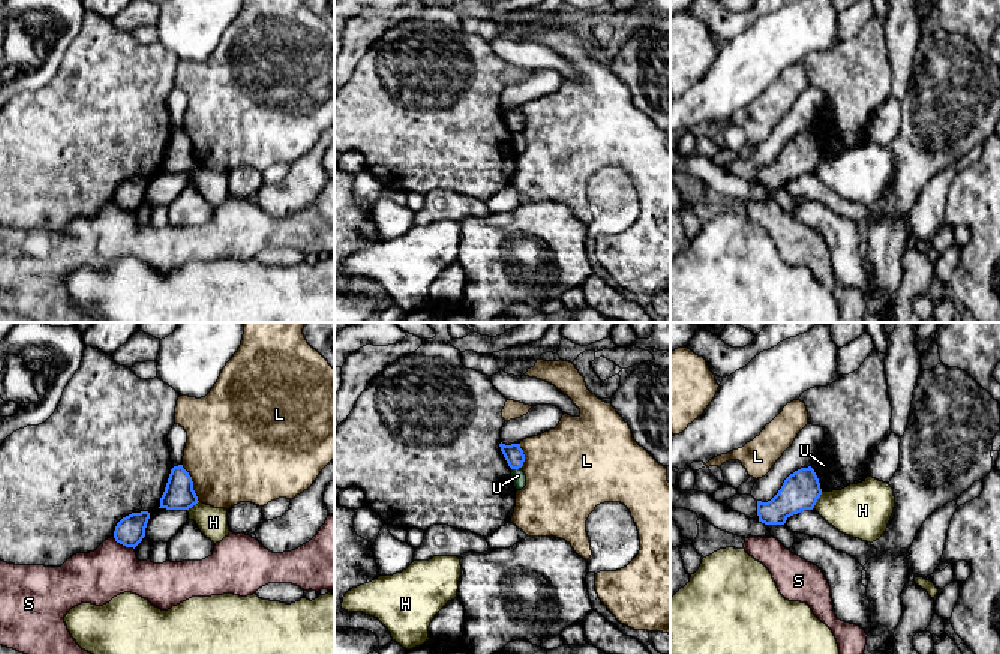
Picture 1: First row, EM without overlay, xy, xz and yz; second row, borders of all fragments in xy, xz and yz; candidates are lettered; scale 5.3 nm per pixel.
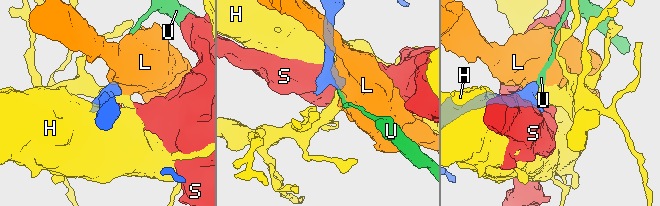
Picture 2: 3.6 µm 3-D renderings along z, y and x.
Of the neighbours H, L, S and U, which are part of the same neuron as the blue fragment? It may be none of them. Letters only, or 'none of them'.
none of them

